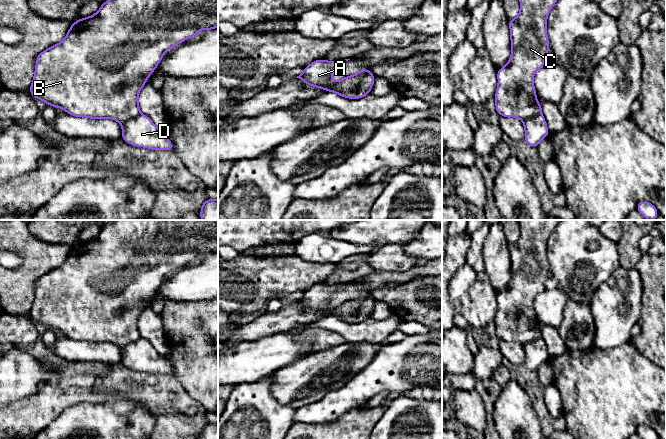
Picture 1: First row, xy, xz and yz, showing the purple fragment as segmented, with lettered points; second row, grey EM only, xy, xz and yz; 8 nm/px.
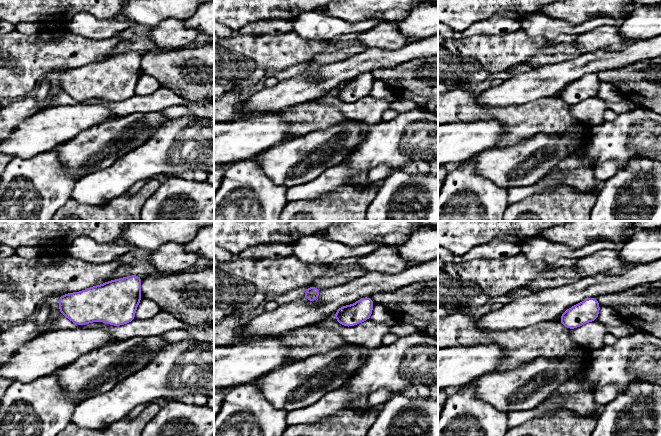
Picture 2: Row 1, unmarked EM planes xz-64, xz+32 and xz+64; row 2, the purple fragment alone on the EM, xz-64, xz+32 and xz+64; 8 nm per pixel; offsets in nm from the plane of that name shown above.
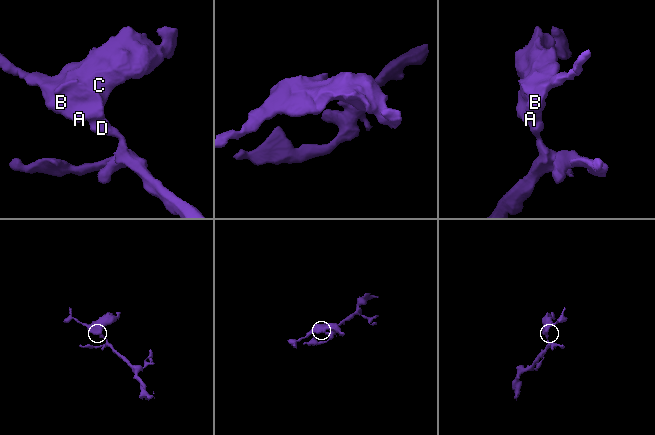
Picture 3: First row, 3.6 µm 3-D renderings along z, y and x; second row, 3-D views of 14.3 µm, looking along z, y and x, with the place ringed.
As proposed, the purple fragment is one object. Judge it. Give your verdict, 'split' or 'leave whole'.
split

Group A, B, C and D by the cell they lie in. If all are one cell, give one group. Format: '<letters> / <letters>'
A B C / D

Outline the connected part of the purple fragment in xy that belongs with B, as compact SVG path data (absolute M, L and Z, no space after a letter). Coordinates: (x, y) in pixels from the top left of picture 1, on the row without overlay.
M114 220L99 235L71 247L66 261L36 282L34 302L29 312L33 322L62 332L76 341L110 342L120 348L141 338L138 318L168 273L203 254L218 251L218 220Z

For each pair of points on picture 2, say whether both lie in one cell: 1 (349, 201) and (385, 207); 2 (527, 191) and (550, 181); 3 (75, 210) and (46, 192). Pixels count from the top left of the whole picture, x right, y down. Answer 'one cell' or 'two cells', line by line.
1: two cells
2: one cell
3: two cells

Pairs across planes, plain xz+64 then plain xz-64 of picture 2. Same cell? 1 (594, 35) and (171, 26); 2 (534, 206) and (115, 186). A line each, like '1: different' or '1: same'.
1: same
2: different

